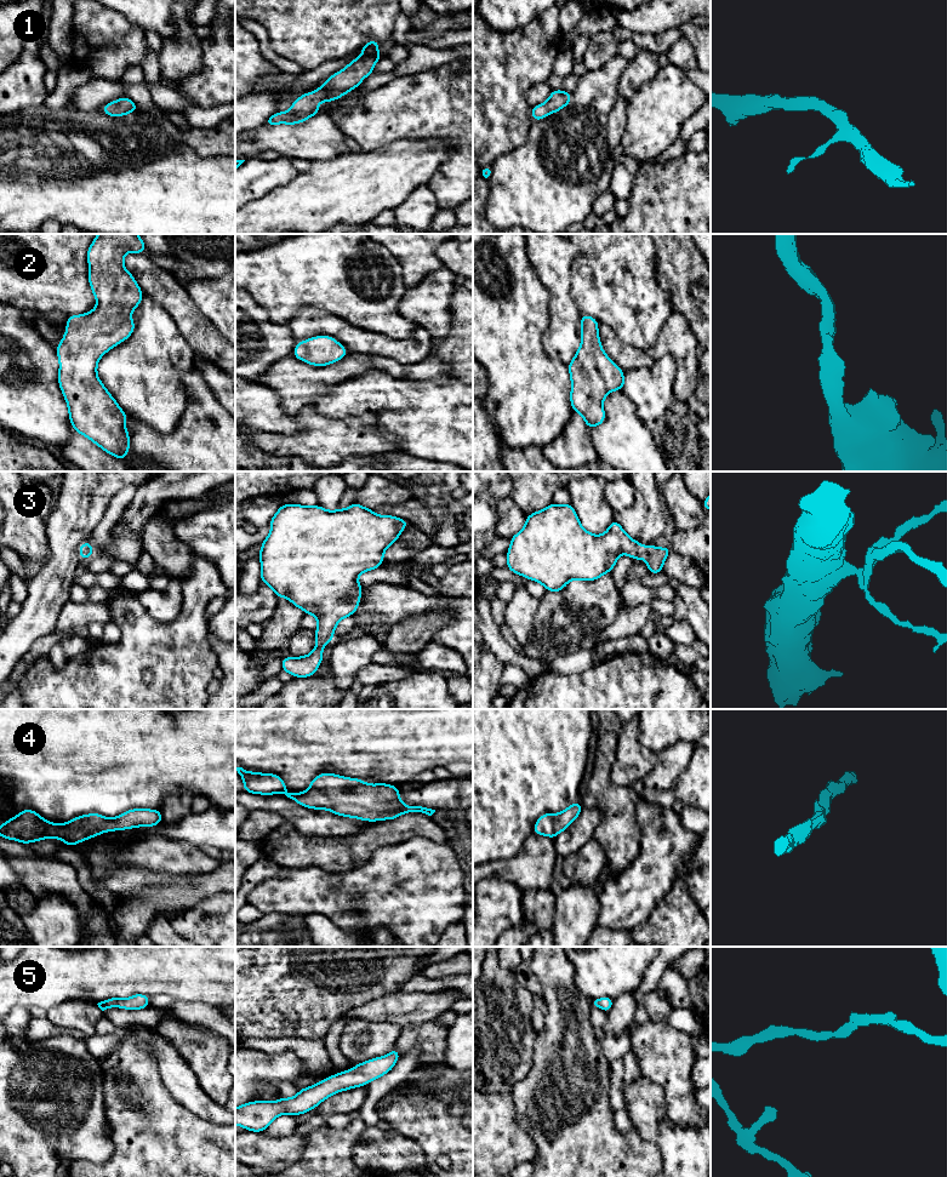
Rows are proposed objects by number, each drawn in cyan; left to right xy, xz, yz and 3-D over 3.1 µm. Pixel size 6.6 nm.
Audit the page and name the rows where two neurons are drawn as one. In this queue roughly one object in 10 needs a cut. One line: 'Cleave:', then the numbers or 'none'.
Cleave: none

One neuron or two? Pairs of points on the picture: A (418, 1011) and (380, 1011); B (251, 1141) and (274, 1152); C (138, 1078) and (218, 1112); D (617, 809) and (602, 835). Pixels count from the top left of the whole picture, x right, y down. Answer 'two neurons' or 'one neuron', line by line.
A: one neuron
B: one neuron
C: two neurons
D: one neuron

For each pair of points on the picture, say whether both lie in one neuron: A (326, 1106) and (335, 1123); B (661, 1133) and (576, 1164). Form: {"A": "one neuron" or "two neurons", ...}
{"A": "two neurons", "B": "two neurons"}

